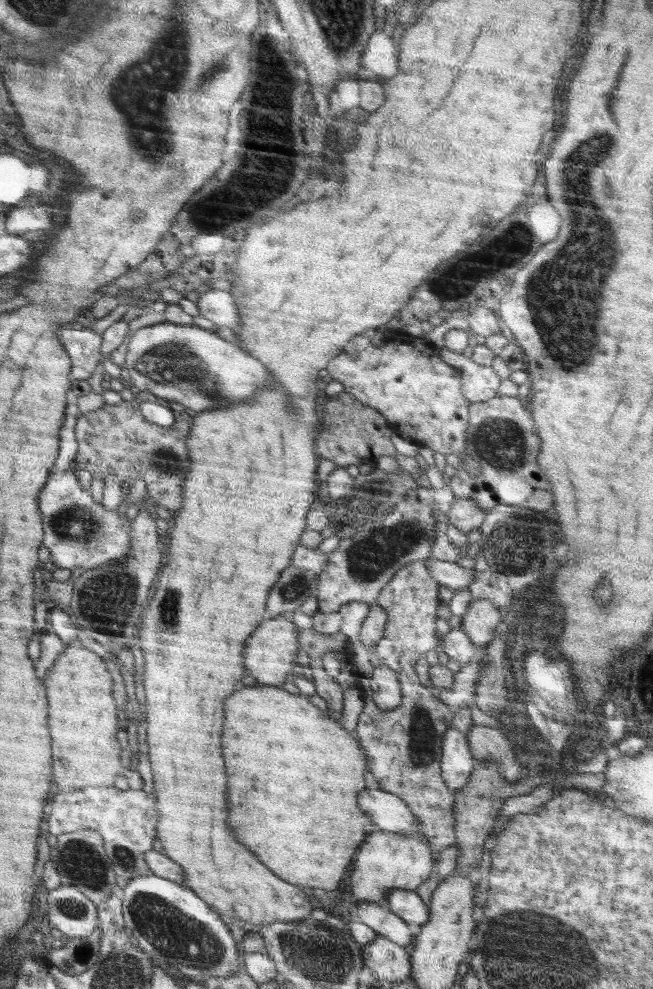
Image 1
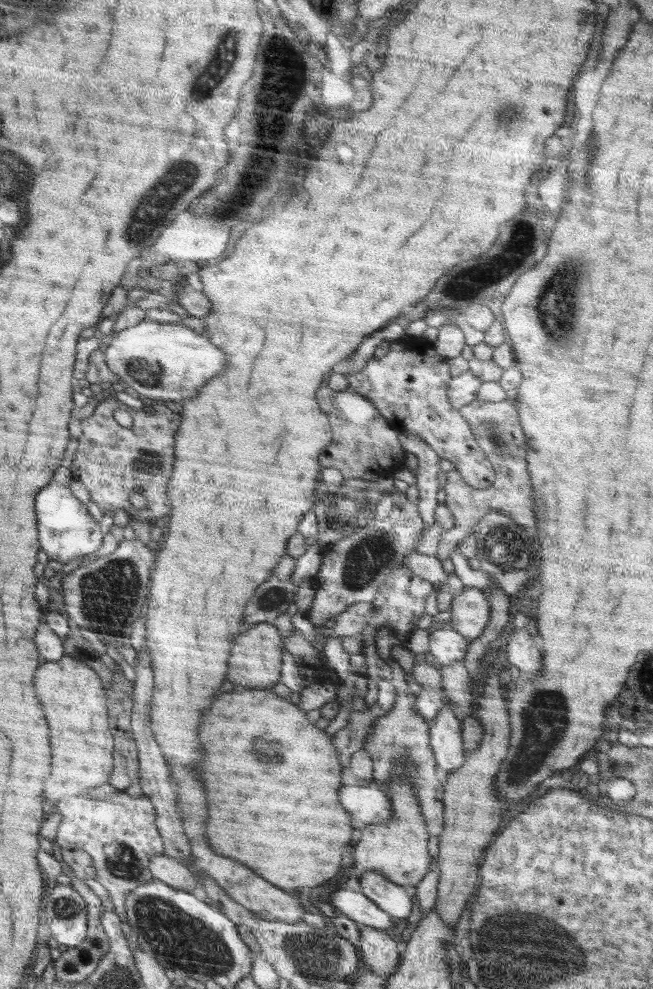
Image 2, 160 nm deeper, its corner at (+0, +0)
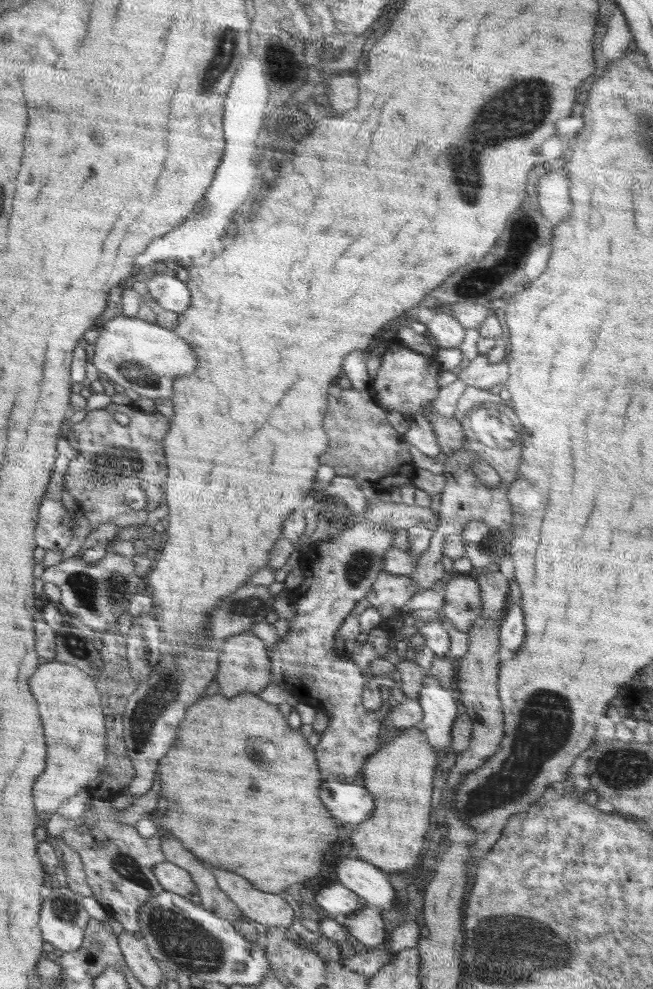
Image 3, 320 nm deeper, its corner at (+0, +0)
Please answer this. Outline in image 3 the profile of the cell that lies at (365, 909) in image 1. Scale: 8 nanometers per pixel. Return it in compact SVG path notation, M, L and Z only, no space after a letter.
M336 882L318 890L315 900L324 910L330 912L330 917L341 919L356 914L363 904L366 905L361 896Z

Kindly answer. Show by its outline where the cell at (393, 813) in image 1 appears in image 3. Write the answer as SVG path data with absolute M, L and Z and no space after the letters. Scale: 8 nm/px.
M324 782L320 786L320 800L332 816L342 822L361 823L375 809L372 795L362 782Z

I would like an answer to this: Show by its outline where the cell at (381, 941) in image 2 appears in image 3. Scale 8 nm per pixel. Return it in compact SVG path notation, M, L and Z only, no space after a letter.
M364 905L356 912L341 919L351 939L357 939L367 948L374 948L384 944L384 922L380 912L373 905Z

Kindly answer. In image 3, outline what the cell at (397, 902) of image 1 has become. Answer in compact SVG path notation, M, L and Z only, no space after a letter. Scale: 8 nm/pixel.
M356 856L338 858L334 864L336 880L361 896L368 905L381 910L390 910L396 904L396 891L388 874L381 868Z

